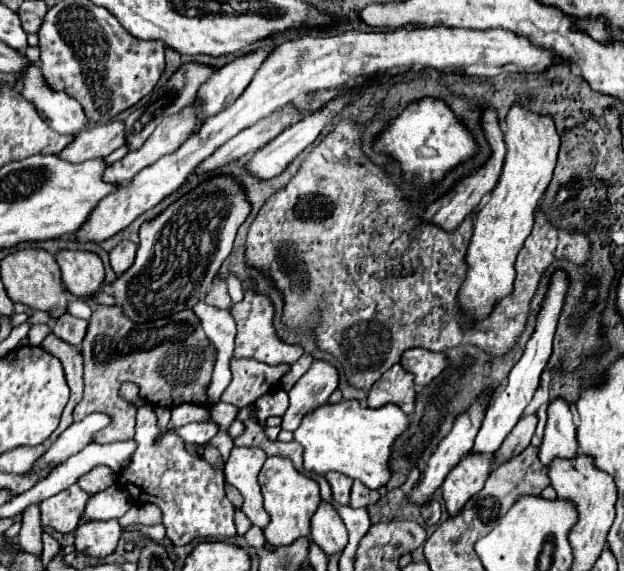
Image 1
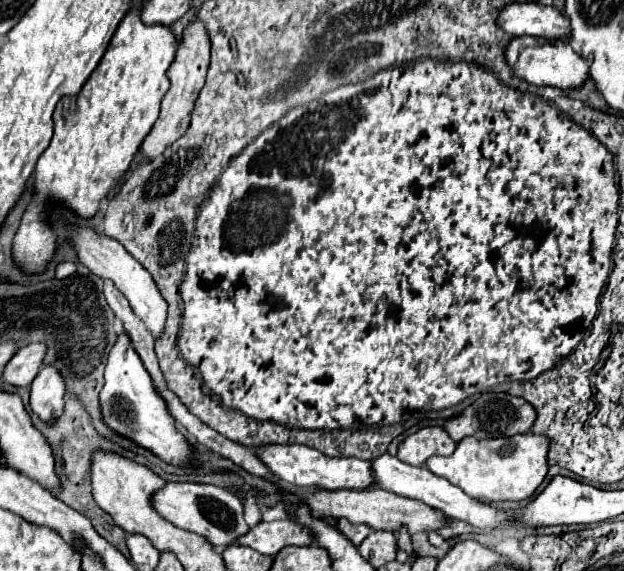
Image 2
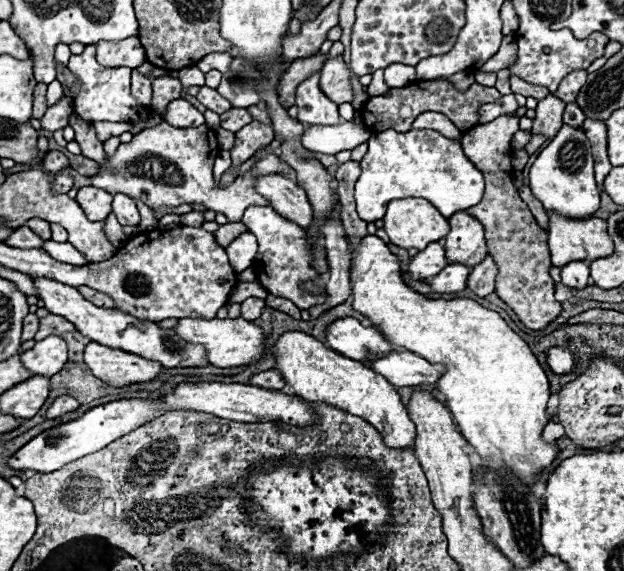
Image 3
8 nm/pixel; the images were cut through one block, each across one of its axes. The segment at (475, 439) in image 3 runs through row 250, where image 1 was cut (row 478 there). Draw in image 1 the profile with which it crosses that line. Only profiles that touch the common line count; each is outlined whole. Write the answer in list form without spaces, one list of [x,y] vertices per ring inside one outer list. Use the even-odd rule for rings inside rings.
[[[342,400],[338,404],[324,404],[316,408],[316,412],[310,412],[300,424],[300,428],[294,432],[294,440],[304,446],[304,468],[314,474],[326,474],[326,472],[342,472],[350,476],[352,480],[362,480],[364,486],[370,490],[378,490],[388,484],[390,480],[390,466],[388,460],[392,456],[392,448],[396,440],[410,428],[410,418],[396,406],[396,404],[384,404],[382,408],[366,408],[356,400]]]

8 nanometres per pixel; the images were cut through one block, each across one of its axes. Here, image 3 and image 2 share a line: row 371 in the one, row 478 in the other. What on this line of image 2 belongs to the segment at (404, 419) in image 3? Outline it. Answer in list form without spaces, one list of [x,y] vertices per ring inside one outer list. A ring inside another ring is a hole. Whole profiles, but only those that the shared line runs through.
[[[264,444],[264,448],[254,448],[254,454],[284,484],[318,486],[322,490],[364,490],[374,484],[372,464],[358,458],[330,458],[318,450],[304,448],[302,444]]]

